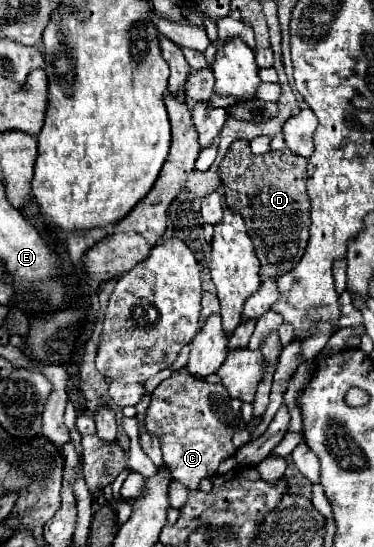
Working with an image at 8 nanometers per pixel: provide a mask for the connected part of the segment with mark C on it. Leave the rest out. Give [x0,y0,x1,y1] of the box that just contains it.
[146,369,246,489]

